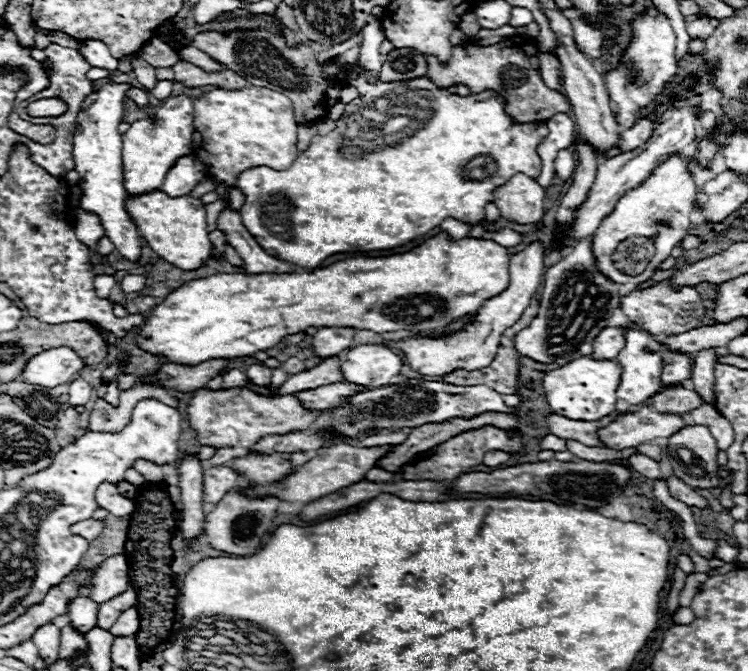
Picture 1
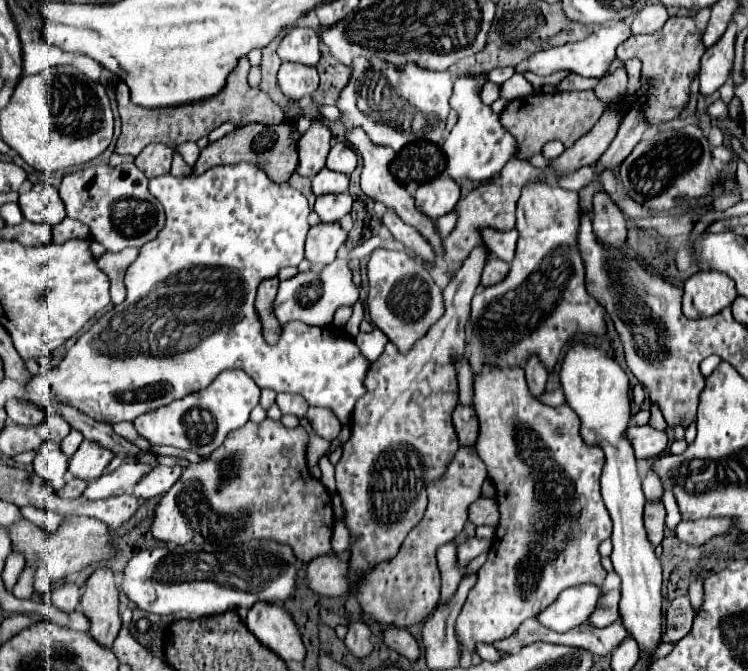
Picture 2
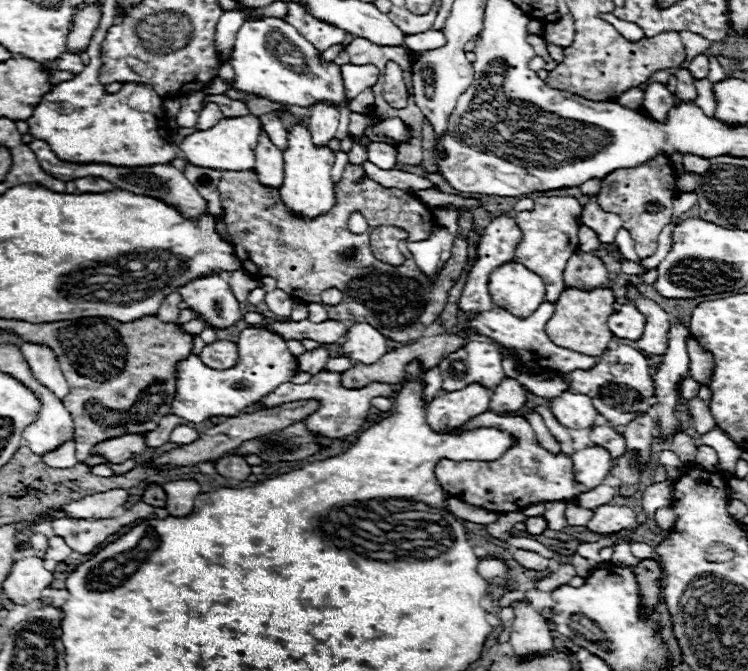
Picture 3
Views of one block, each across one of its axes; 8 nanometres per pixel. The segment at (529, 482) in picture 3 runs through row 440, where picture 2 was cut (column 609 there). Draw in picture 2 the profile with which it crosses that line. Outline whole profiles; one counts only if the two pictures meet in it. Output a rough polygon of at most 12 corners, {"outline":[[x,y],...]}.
{"outline":[[524,368],[474,382],[494,544],[464,652],[602,584],[604,452]]}

